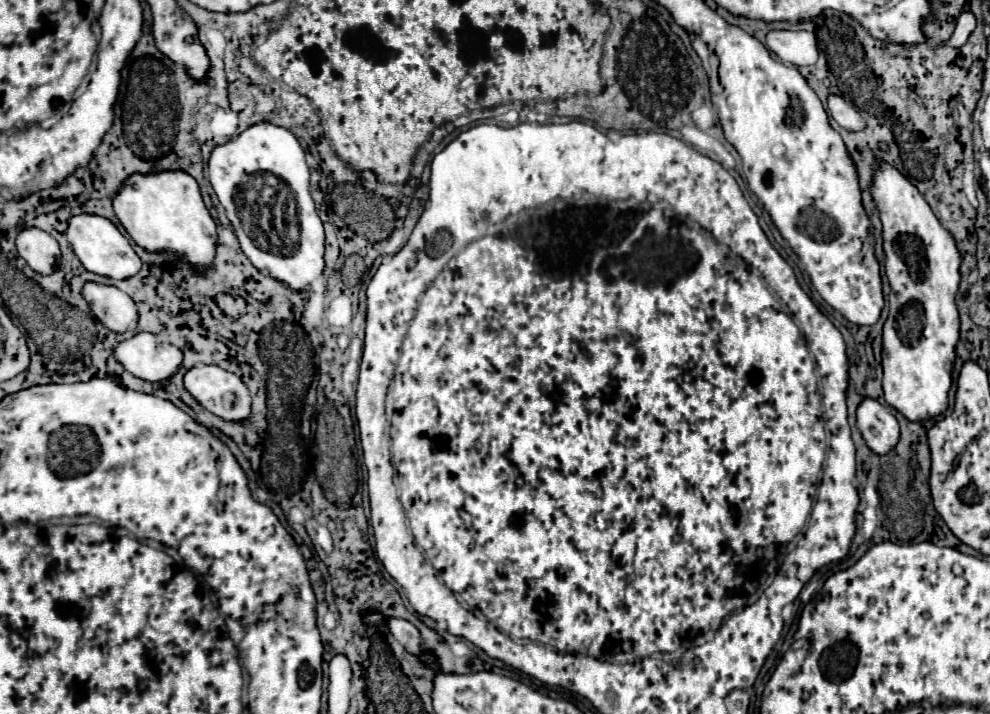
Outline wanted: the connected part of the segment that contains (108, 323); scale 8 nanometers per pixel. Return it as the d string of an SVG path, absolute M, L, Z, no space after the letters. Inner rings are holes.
M89 282L83 286L83 298L91 304L97 320L115 334L125 334L137 322L137 306L115 286L101 286Z

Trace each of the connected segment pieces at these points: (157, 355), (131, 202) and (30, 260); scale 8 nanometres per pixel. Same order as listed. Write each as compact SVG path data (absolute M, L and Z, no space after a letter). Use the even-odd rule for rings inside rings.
M141 332L117 344L115 358L125 366L127 372L141 380L165 382L169 376L173 376L171 372L179 370L183 352L173 344L159 342L149 332Z
M185 172L135 174L125 182L125 188L113 198L115 214L129 236L147 252L173 252L189 264L197 276L205 276L213 268L217 254L217 226L203 204L197 182Z
M25 228L17 236L17 252L19 256L33 268L35 272L41 272L47 276L57 268L57 260L61 258L61 248L53 236L39 228Z

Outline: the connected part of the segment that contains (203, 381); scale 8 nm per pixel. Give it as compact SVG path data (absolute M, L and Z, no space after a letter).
M199 364L199 366L191 368L185 374L185 388L203 408L207 408L211 414L215 414L227 422L247 422L251 416L251 394L247 390L245 382L239 376L227 372L219 366Z

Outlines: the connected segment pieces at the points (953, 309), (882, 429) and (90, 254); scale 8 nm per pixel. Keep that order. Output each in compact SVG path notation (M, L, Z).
M881 164L873 180L873 198L877 202L883 222L883 248L885 248L885 272L891 282L889 294L889 318L883 326L883 392L885 402L901 412L911 422L925 422L937 418L949 406L949 390L953 384L955 348L959 342L959 310L955 296L961 282L961 252L949 230L937 220L929 204L919 190L901 176L893 166Z
M865 398L857 408L857 428L863 434L867 446L879 454L889 454L899 442L899 422L887 406L873 398Z
M89 214L73 216L69 220L67 238L75 250L75 256L81 260L81 264L89 272L95 272L95 274L101 274L113 280L127 280L127 278L133 278L143 266L141 258L135 254L129 240L119 232L115 224L111 224L103 216L89 216Z

